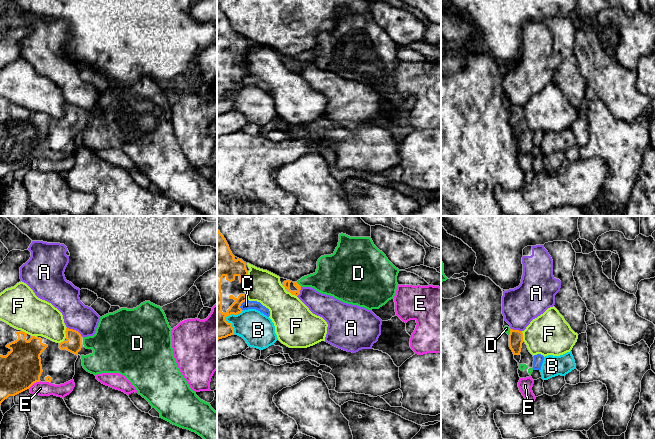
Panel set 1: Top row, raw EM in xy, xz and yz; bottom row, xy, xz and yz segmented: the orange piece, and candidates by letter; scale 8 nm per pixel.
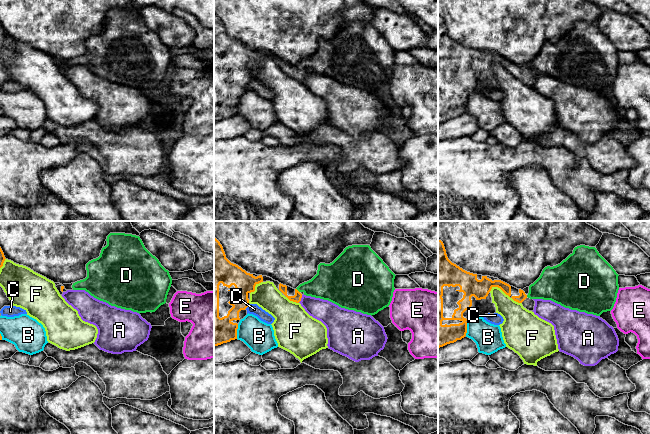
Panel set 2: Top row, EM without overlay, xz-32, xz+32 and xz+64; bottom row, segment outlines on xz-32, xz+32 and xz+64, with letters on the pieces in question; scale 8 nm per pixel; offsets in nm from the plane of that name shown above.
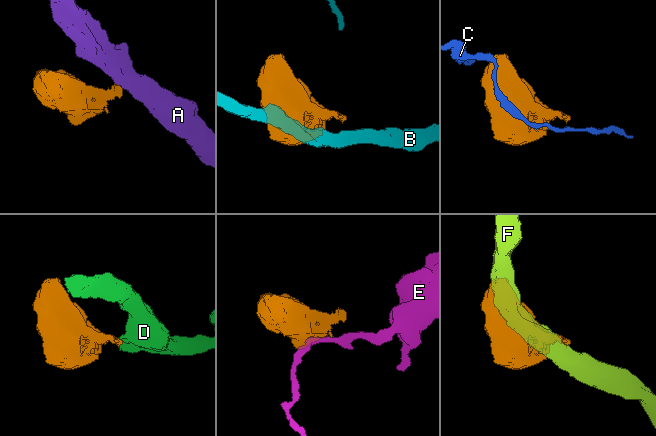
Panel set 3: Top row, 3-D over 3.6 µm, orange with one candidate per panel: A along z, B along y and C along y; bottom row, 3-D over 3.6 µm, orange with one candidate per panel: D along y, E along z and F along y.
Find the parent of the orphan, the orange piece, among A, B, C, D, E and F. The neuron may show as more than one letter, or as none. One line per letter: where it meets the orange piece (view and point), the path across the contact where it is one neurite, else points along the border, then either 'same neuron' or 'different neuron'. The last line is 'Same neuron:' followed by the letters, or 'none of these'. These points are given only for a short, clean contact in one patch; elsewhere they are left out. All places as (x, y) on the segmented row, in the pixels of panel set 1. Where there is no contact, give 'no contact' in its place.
A: xy (75, 330) | along xy (67, 327), (76, 330), (82, 336) | different neuron
B: xz (224, 318) | different neuron
C: xz (243, 301) | different neuron
D: xz (298, 284) | across xz (286, 283), (292, 292), (298, 284), (305, 281), (328, 279) | same neuron
E: xy (34, 382) | different neuron
F: xz (245, 277) | different neuron
Same neuron: D

